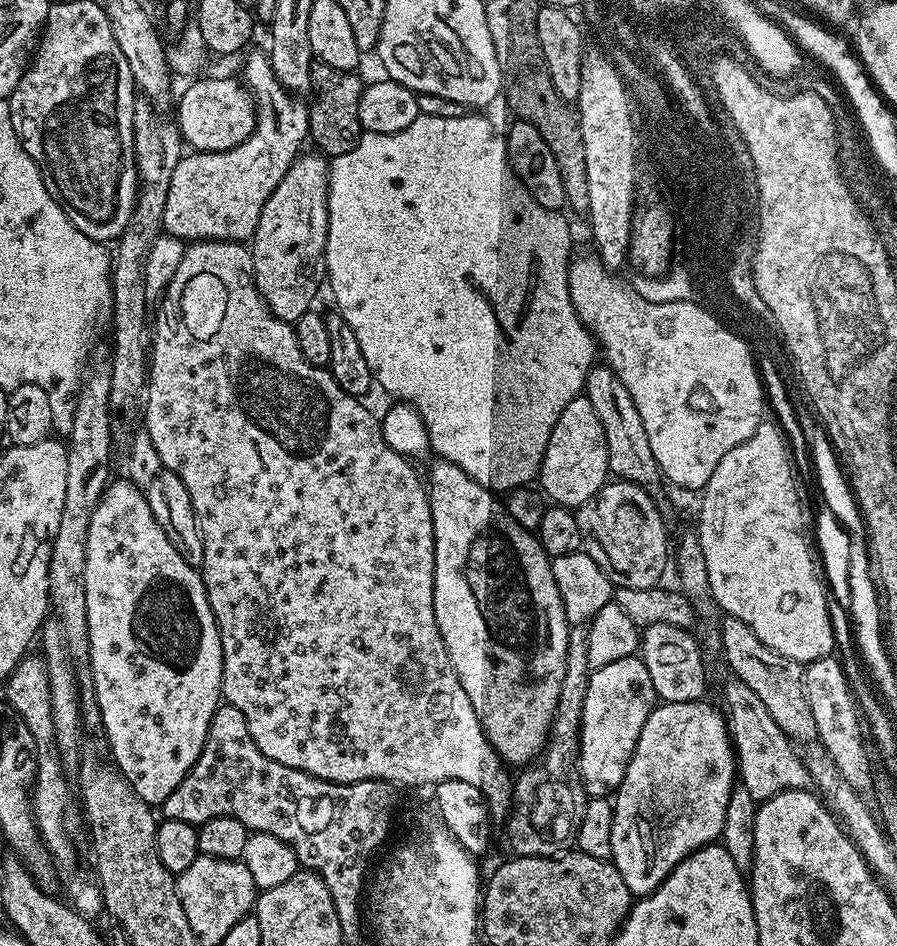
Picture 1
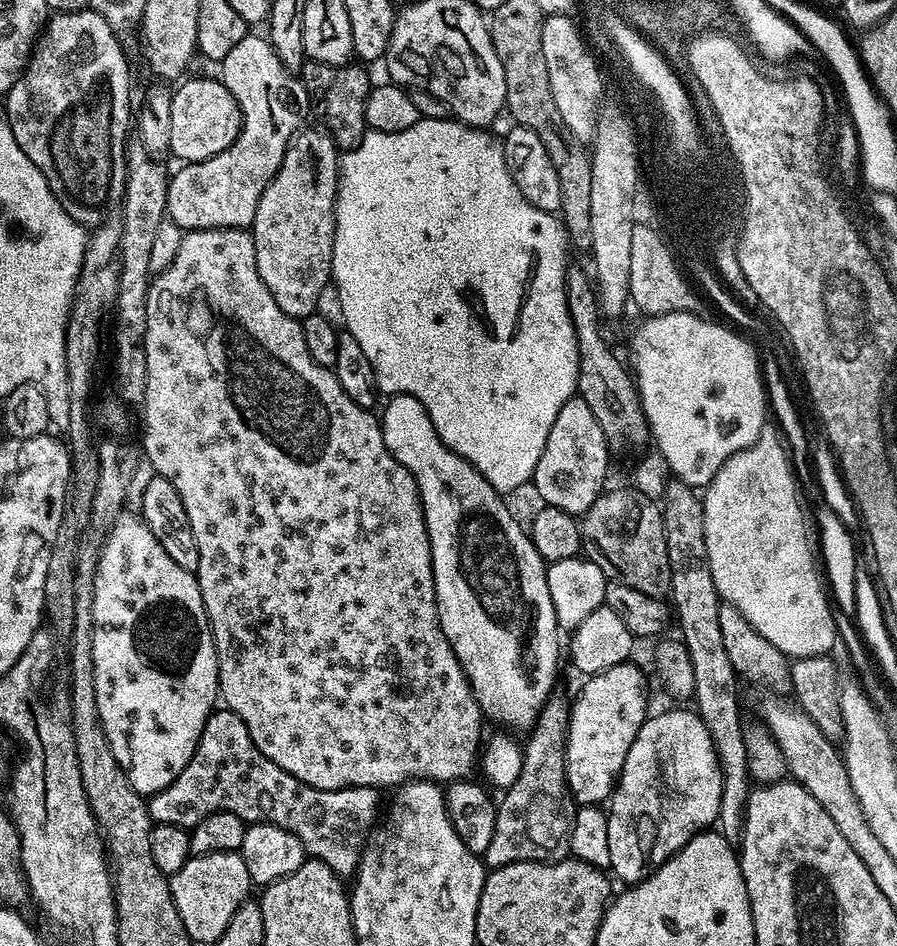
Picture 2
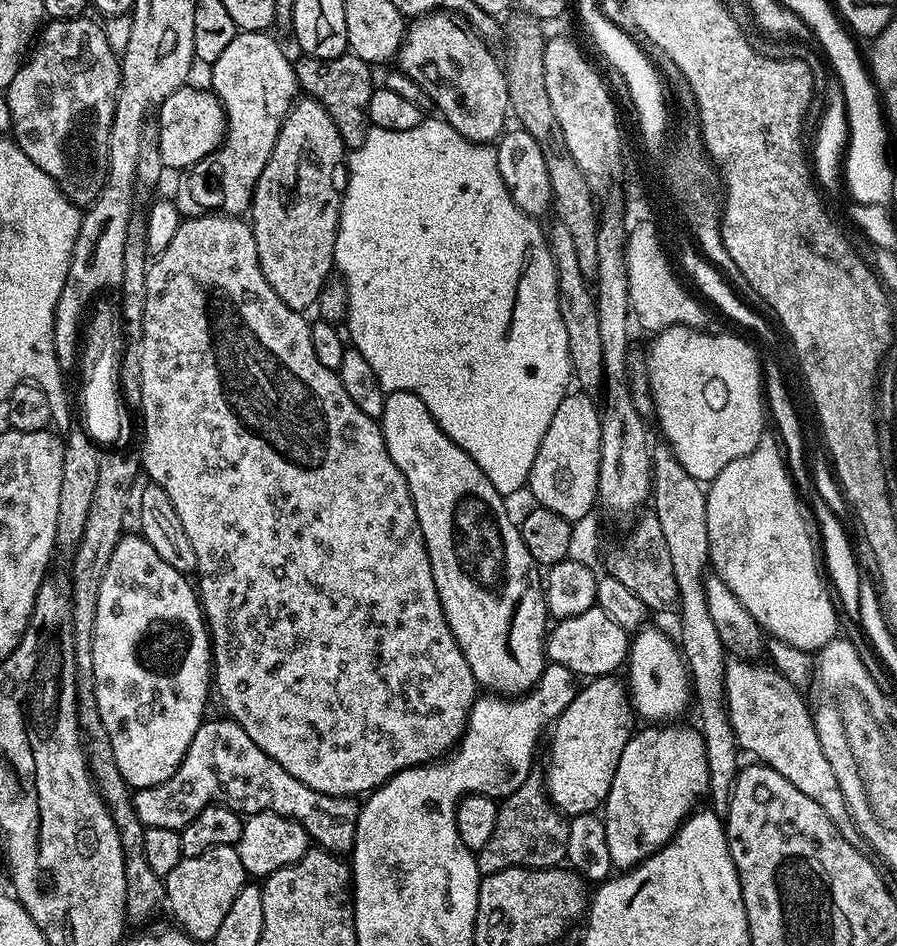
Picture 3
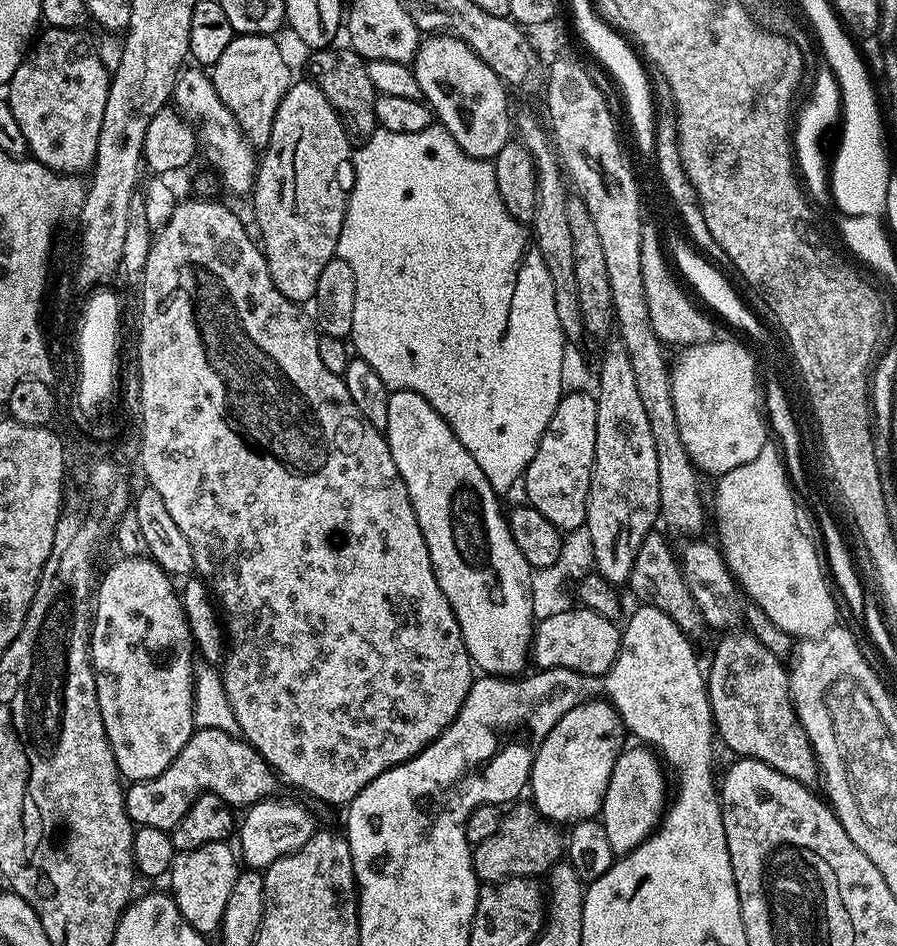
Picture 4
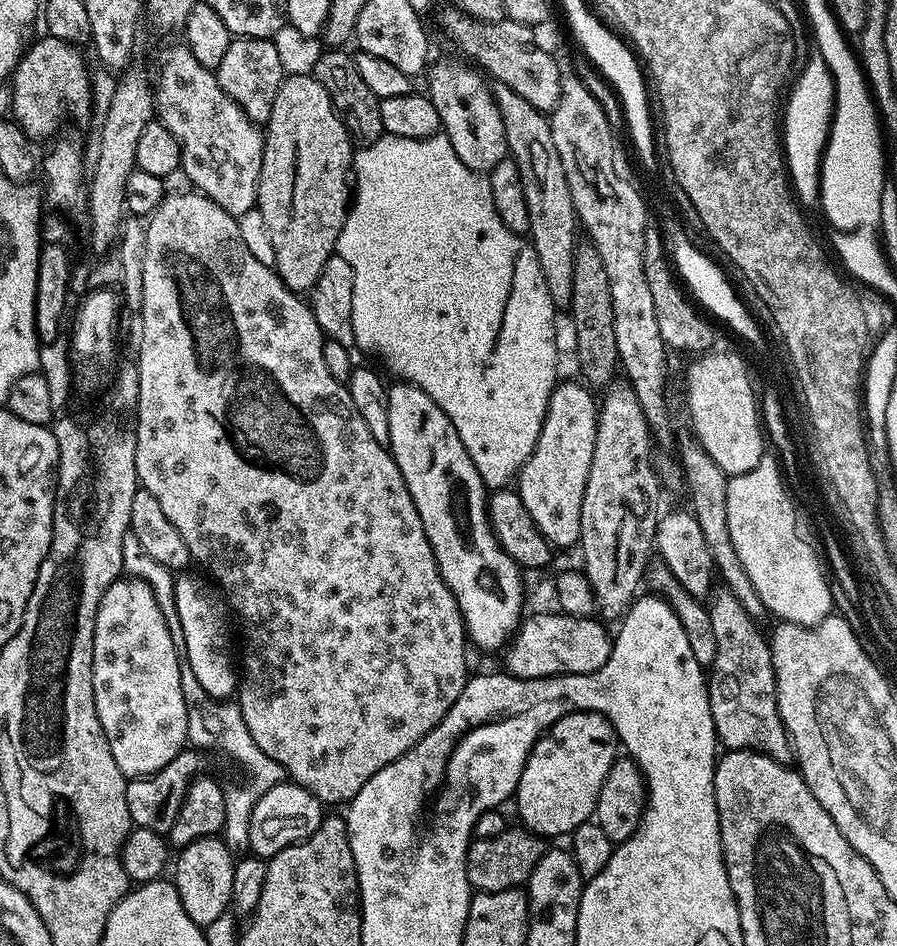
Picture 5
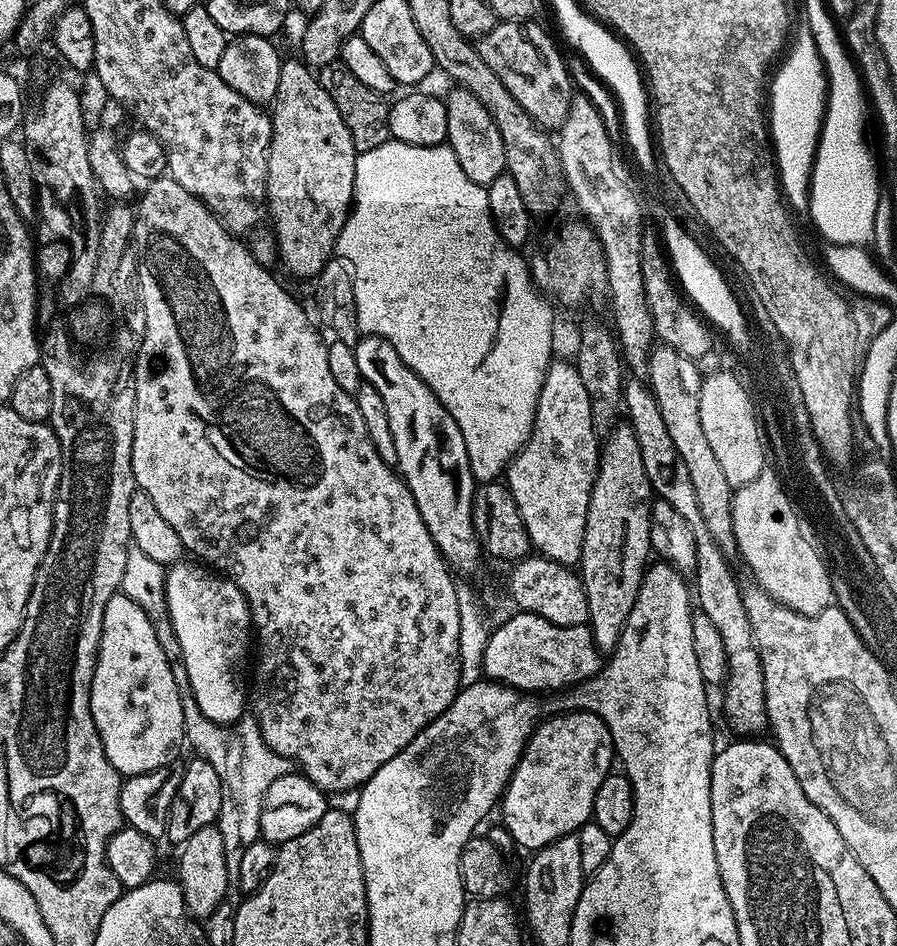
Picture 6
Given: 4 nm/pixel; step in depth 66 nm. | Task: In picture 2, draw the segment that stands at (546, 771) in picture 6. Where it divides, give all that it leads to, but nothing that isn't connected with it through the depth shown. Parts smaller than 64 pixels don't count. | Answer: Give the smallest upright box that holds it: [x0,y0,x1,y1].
[564,662,650,805]

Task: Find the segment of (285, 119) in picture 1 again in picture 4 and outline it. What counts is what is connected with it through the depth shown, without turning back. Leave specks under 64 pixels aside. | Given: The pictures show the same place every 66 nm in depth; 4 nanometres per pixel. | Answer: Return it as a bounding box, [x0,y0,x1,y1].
[210,35,294,150]

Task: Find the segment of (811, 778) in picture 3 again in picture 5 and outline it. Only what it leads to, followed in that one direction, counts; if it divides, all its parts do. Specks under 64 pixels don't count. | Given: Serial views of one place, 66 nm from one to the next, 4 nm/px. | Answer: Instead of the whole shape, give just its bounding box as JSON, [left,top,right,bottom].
[706,586,793,764]

